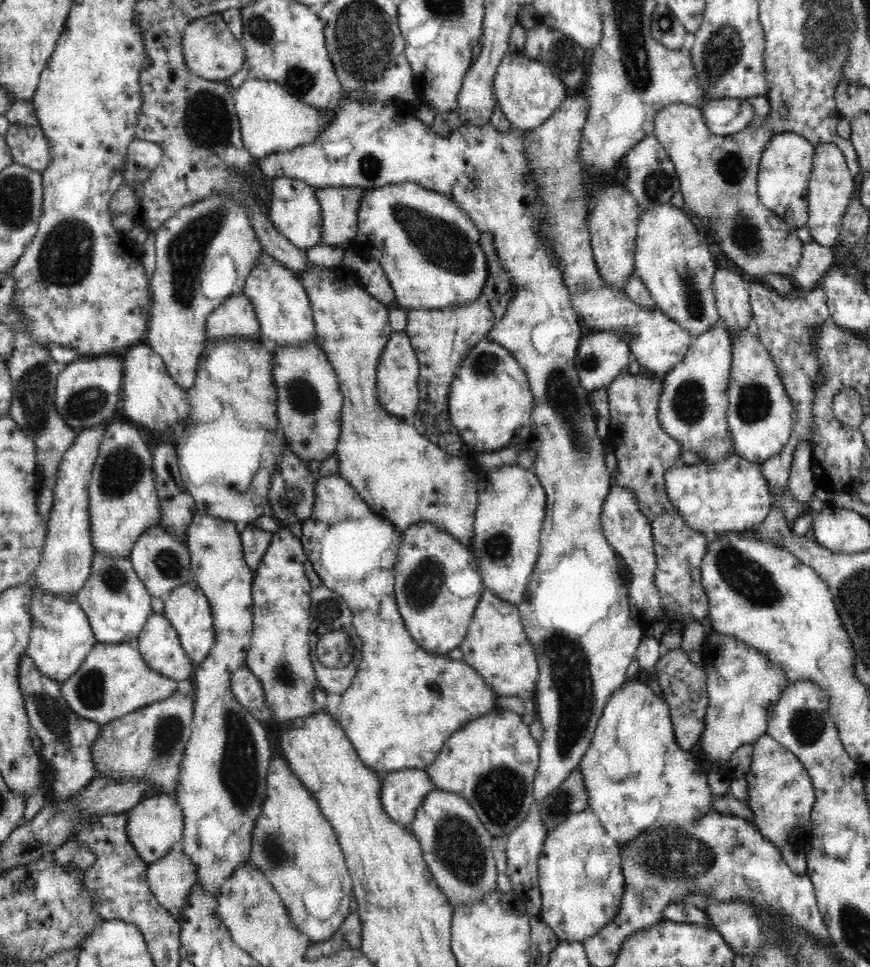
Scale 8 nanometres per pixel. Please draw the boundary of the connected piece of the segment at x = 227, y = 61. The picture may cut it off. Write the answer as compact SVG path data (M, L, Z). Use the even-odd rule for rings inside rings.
M212 14L190 22L183 33L182 54L189 73L209 81L227 82L228 78L240 73L246 61L246 49L224 23L222 14Z

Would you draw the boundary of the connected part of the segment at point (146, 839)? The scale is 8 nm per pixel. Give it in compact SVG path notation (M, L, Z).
M170 794L146 796L136 806L127 811L126 832L128 840L149 865L166 856L170 850L179 848L184 830L184 813L178 801Z

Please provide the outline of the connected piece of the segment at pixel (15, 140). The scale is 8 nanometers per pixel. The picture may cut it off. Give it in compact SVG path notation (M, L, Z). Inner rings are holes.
M12 124L5 138L16 164L40 172L50 164L51 148L40 125Z

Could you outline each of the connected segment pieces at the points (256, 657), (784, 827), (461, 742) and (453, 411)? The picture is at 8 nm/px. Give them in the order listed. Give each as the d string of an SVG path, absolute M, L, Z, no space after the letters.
M288 526L272 533L272 542L253 574L253 635L247 650L248 668L262 682L266 705L278 723L314 714L317 676L309 645L311 582L305 571L301 540Z
M768 733L753 742L753 750L750 770L744 775L748 783L748 799L745 803L753 812L751 822L758 832L768 842L782 849L782 846L790 843L792 830L807 827L815 803L815 790L800 760Z
M495 706L488 714L471 718L465 725L455 730L443 742L438 758L424 769L435 788L463 796L492 836L509 836L528 816L534 803L533 782L539 767L539 753L539 744L531 735L529 725L522 721L520 715Z
M480 340L464 358L450 386L449 417L465 444L488 453L514 445L532 410L533 394L520 363L498 341Z

